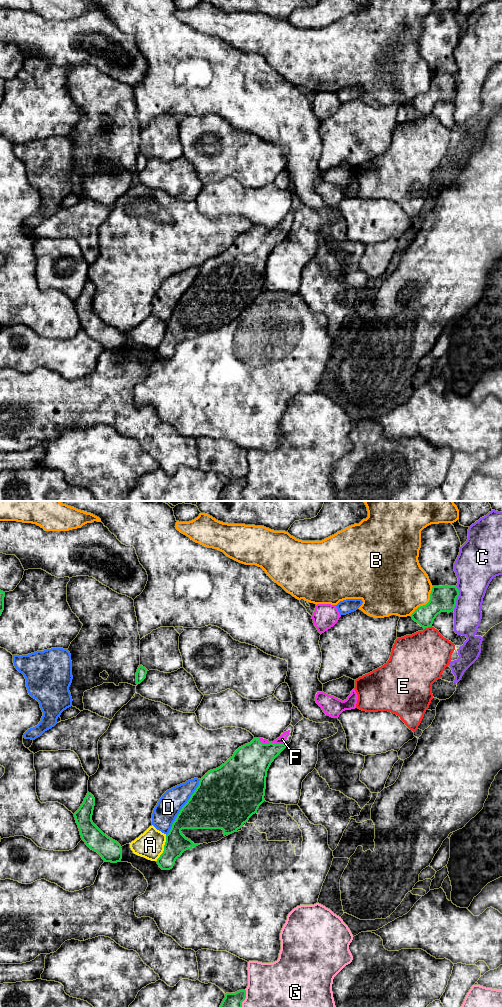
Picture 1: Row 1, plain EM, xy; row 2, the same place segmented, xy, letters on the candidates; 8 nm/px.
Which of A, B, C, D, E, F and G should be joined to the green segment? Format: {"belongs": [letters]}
{"belongs": ["F"]}

